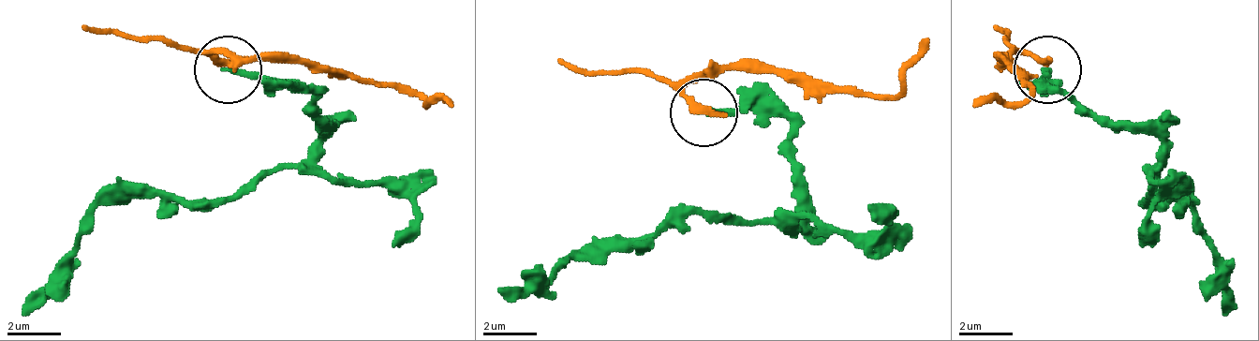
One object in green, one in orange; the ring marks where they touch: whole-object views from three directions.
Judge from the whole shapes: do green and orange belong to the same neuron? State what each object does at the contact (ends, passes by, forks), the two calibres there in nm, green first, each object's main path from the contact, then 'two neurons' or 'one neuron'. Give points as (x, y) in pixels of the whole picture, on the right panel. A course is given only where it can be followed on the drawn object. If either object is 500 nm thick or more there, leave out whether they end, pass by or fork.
green ends there; orange ends there; 240 nm thick on the green side, 320 nm on the other; green runs (1049, 71), (1043, 78), (1056, 91), (1157, 138), (1150, 199), (1191, 205), (1218, 266), (1231, 313); orange runs (1049, 64), (1022, 51), (1002, 57), (1022, 78), (1029, 91), (1002, 104), (975, 104); two neurons

